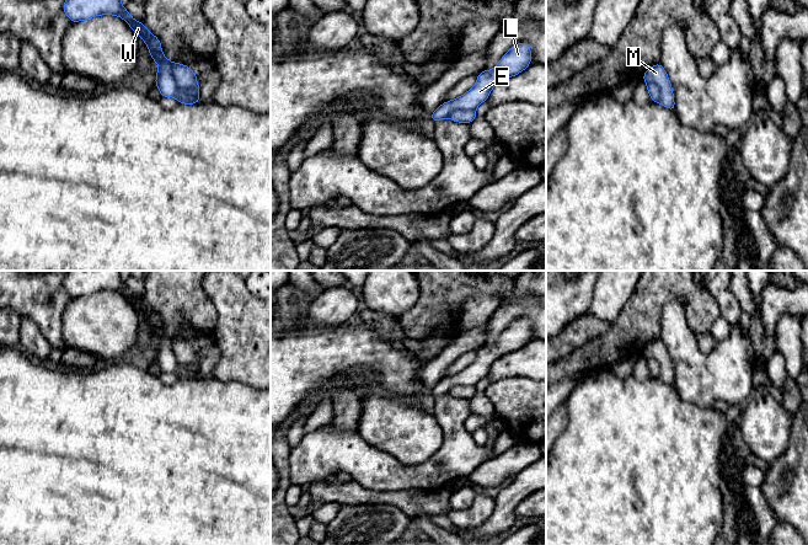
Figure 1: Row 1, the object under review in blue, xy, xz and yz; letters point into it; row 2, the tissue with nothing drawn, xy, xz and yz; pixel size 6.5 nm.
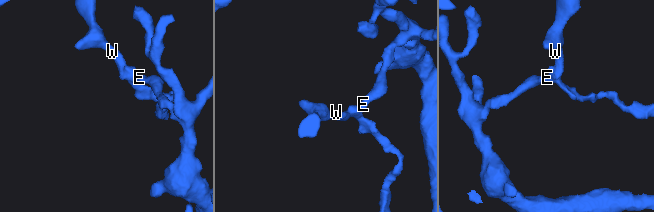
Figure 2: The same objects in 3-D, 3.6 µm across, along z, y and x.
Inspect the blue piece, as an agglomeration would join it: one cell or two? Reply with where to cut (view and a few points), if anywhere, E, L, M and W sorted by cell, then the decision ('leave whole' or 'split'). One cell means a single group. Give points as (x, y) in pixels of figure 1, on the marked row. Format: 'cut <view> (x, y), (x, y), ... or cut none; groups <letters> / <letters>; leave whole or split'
cut xy (172, 63), (172, 78), (178, 90), (176, 97); groups E L W / M; split

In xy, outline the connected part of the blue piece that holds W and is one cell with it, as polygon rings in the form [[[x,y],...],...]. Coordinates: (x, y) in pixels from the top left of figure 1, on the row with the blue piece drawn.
[[[65,0],[63,11],[71,23],[101,15],[113,15],[123,18],[135,36],[139,36],[145,42],[151,59],[159,64],[155,85],[161,97],[176,98],[178,96],[180,90],[172,75],[173,62],[165,58],[160,39],[143,22],[135,21],[121,0]]]

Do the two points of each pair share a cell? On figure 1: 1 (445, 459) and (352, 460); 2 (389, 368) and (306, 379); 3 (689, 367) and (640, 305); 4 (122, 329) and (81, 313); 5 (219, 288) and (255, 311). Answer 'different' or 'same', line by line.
1: same
2: same
3: different
4: same
5: same

